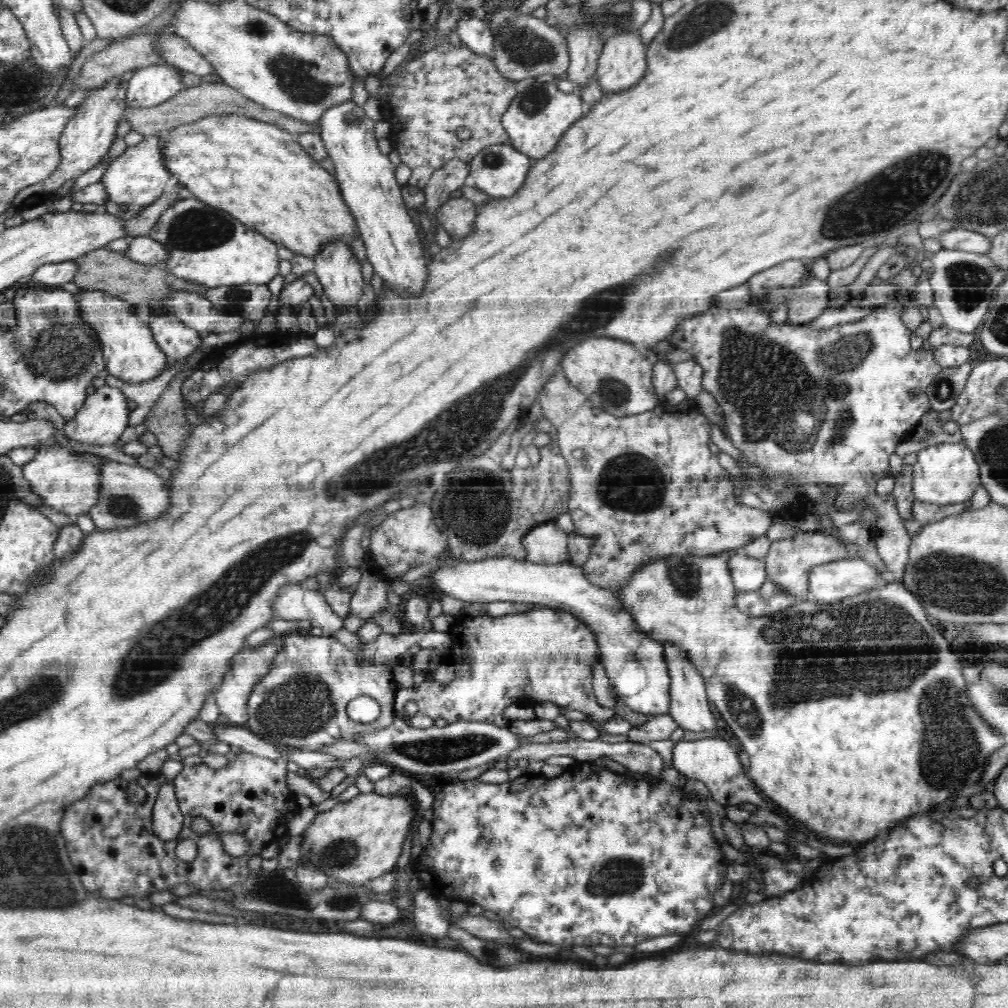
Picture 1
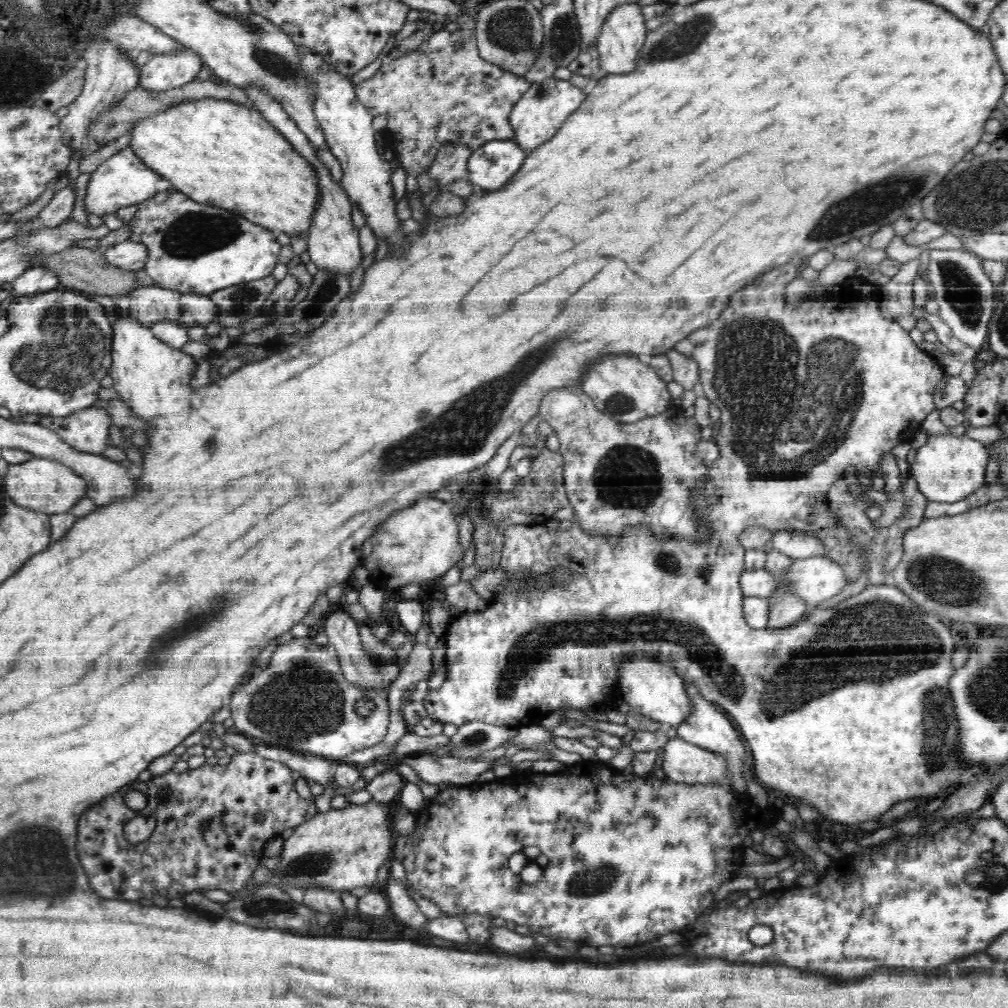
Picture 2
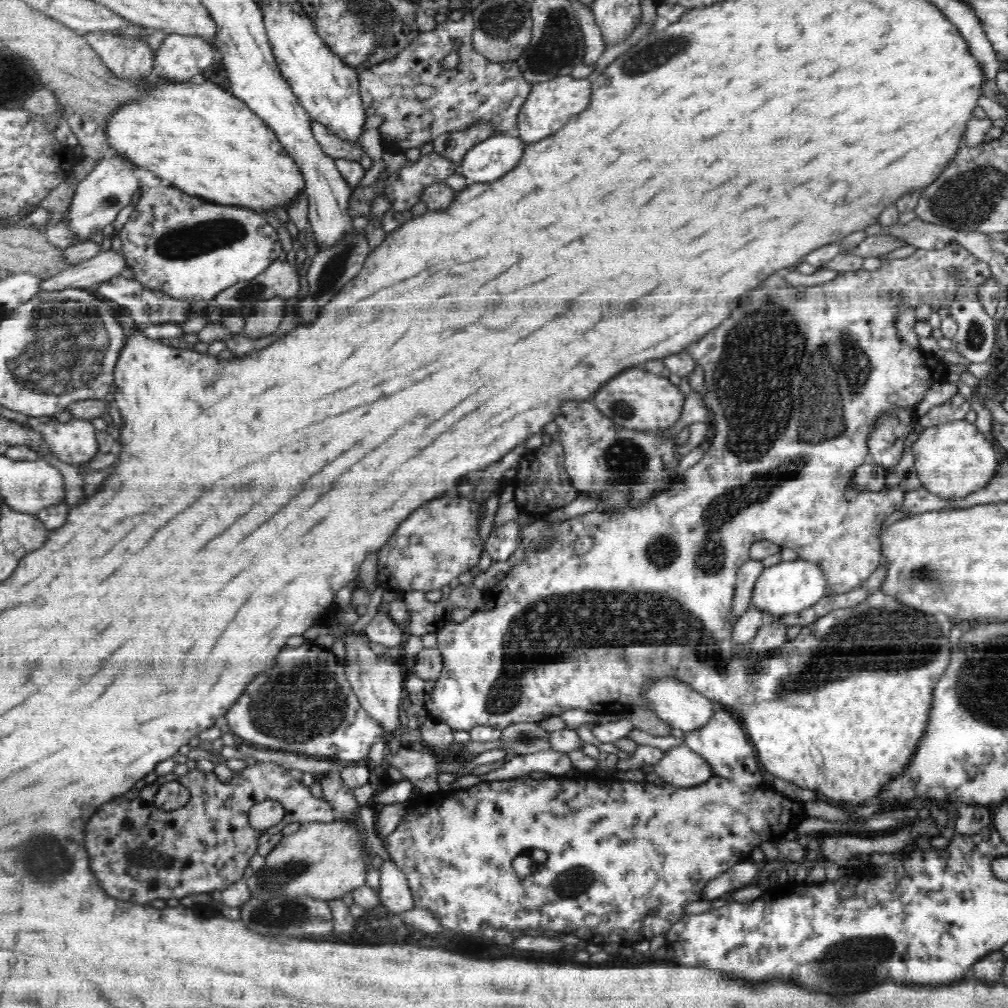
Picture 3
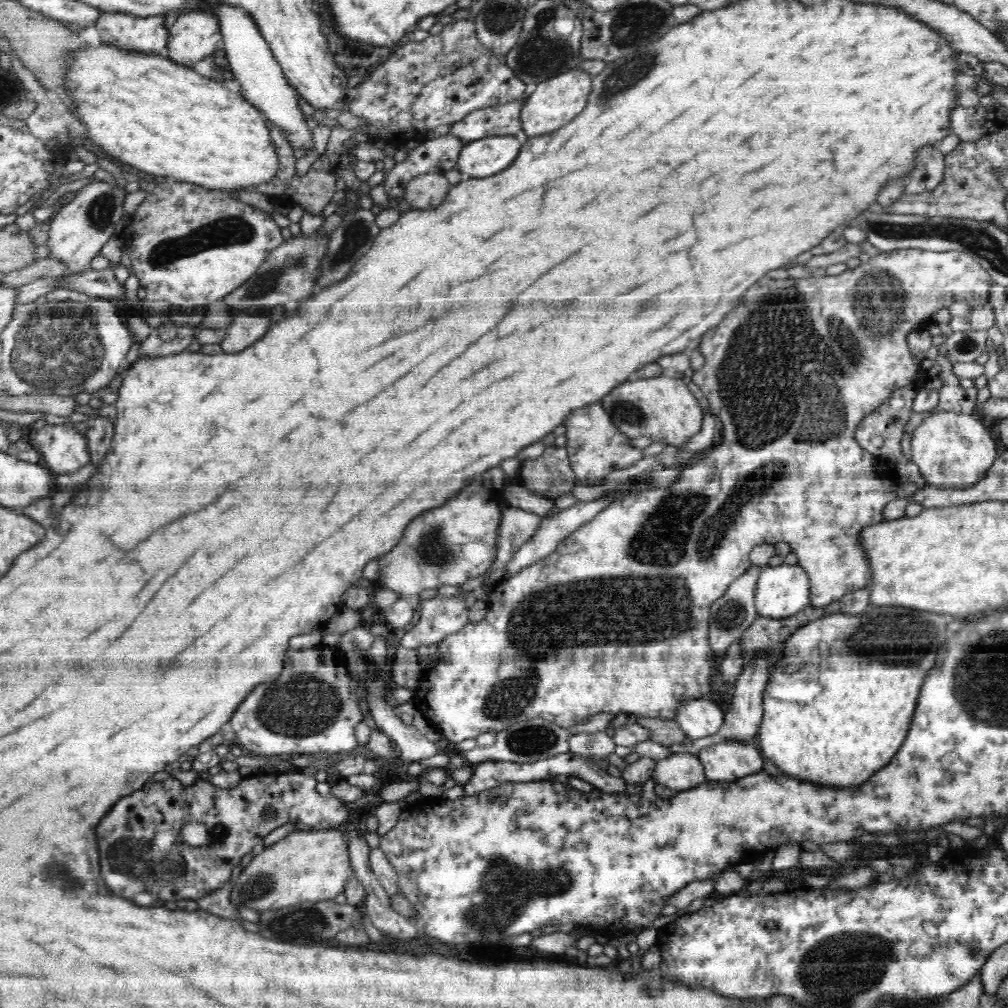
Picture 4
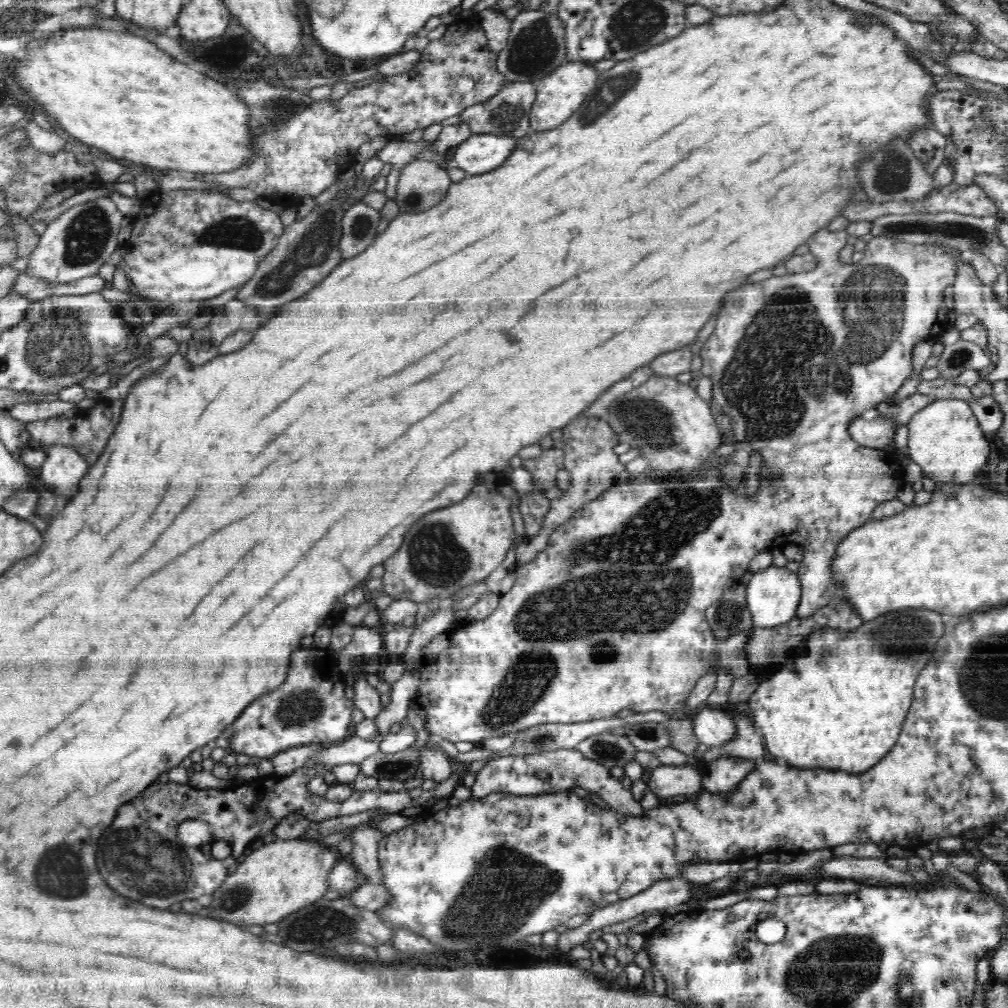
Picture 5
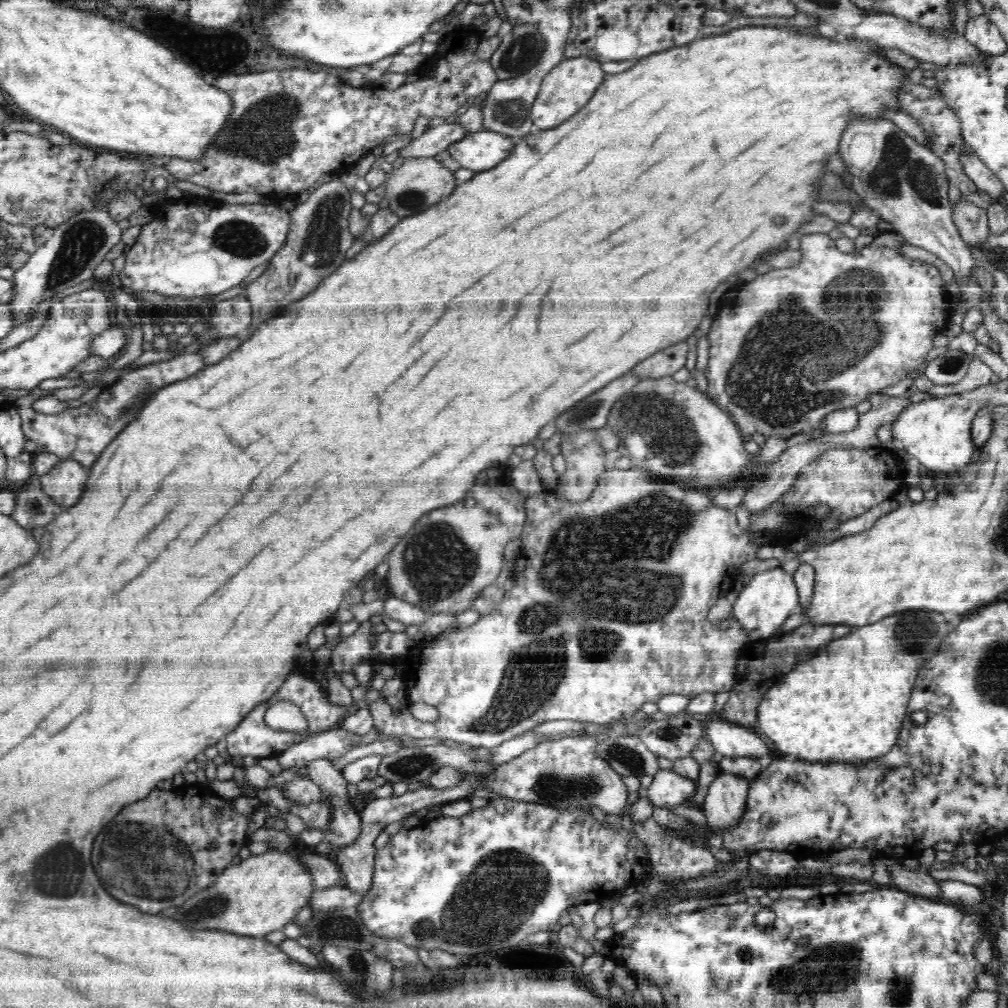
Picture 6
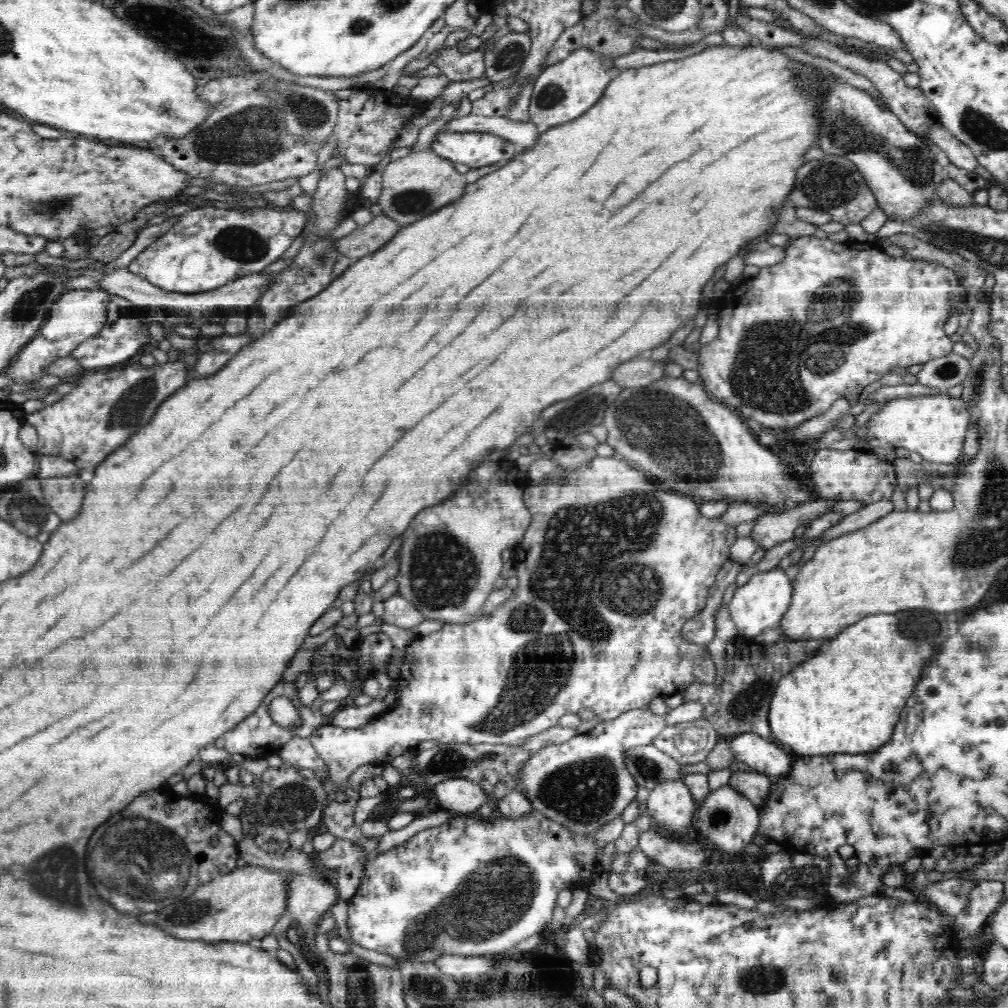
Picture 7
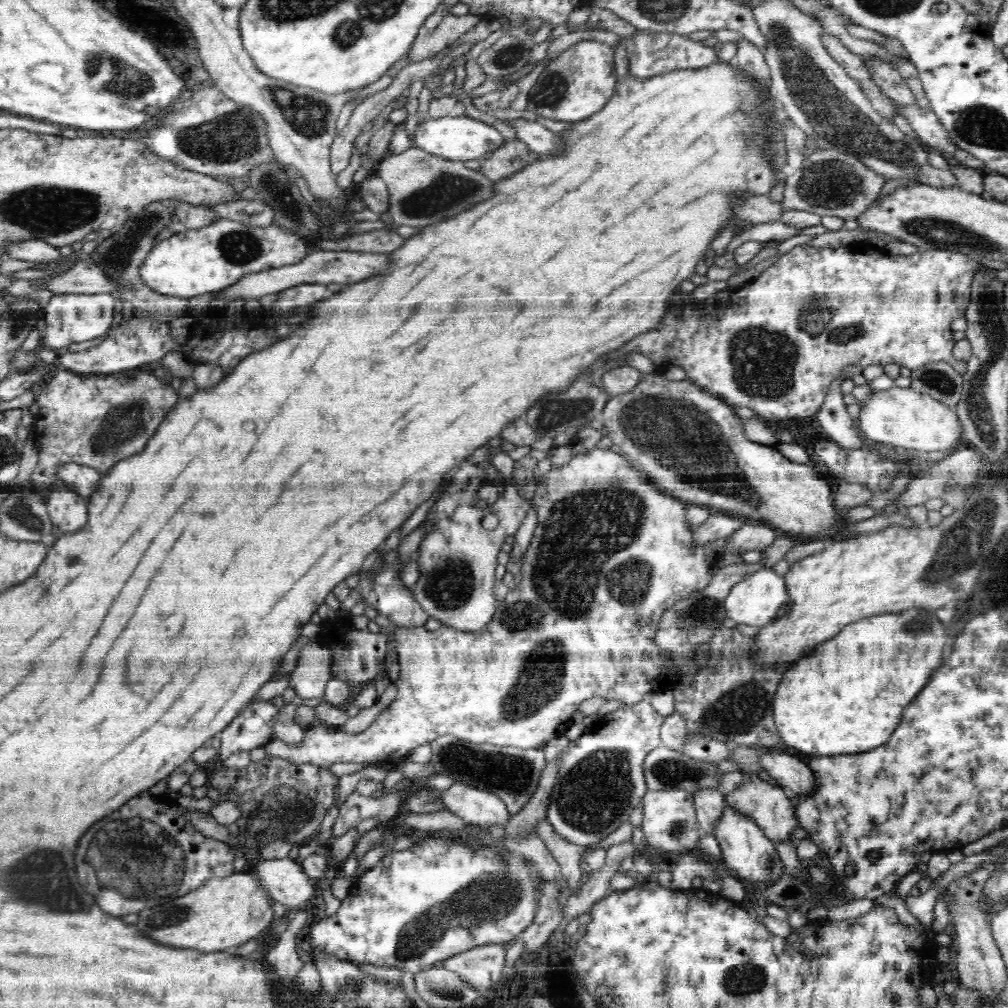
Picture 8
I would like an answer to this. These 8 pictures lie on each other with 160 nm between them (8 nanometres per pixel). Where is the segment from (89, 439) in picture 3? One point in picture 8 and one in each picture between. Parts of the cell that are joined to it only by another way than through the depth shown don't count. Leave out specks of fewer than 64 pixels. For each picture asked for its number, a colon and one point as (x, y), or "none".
4: (64, 451)
5: (63, 469)
6: (63, 483)
7: (65, 494)
8: (67, 511)

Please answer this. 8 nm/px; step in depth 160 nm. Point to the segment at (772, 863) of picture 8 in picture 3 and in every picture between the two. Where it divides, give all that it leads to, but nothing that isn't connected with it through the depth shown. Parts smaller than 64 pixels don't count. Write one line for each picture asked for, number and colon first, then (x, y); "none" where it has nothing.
3: (723, 743)
4: (728, 760)
5: (722, 774)
6: (725, 803)
7: (730, 821)

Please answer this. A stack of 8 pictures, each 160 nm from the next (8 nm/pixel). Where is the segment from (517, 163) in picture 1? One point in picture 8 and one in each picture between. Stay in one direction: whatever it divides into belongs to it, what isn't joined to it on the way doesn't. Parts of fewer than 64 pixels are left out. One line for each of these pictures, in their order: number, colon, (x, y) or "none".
2: (492, 164)
3: (490, 159)
4: (480, 158)
5: (481, 153)
6: (480, 151)
7: (476, 149)
8: (455, 137)

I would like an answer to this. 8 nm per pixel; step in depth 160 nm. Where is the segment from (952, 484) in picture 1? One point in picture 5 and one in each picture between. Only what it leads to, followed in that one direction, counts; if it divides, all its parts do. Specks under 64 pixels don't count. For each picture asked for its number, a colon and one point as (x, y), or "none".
2: (948, 468)
3: (952, 460)
4: (950, 449)
5: (945, 439)

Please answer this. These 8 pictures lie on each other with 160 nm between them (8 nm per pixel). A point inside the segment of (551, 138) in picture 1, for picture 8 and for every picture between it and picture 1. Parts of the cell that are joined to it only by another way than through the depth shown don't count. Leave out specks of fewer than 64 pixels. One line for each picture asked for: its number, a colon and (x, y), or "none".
2: (537, 116)
3: (550, 104)
4: (556, 101)
5: (559, 96)
6: (566, 89)
7: (564, 91)
8: (577, 85)

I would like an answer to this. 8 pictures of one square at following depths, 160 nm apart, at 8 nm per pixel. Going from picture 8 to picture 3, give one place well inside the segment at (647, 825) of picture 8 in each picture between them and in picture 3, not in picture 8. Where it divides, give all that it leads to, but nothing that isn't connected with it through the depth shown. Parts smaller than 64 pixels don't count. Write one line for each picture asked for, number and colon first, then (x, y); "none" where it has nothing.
3: (681, 767)
4: (680, 772)
5: (664, 781)
6: (668, 788)
7: (671, 805)

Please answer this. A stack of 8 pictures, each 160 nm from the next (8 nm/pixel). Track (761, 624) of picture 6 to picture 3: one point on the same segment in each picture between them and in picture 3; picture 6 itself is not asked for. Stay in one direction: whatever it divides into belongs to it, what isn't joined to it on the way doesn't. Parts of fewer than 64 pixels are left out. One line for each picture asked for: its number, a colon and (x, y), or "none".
3: (789, 587)
4: (782, 591)
5: (773, 595)

